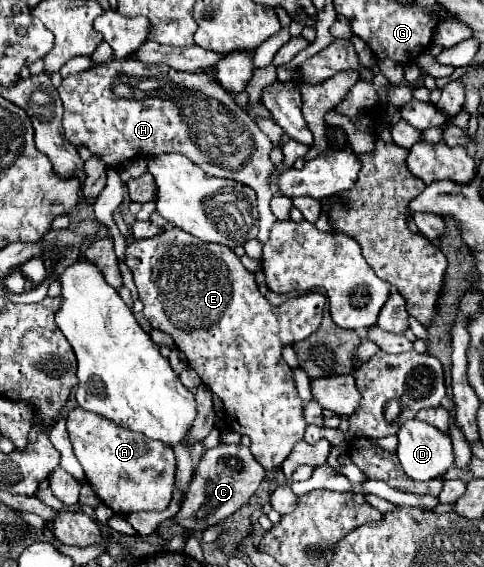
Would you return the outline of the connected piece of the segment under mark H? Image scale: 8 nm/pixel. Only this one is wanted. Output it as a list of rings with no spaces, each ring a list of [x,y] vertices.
[[[110,60],[90,70],[64,78],[62,84],[58,86],[58,96],[64,104],[66,138],[78,148],[82,146],[90,148],[90,152],[102,158],[106,166],[118,168],[120,164],[124,164],[126,160],[134,160],[136,156],[144,158],[166,152],[178,152],[188,156],[210,176],[230,178],[250,186],[258,196],[258,240],[262,244],[266,242],[268,230],[276,222],[276,216],[270,209],[270,198],[272,198],[270,180],[272,174],[276,172],[276,166],[270,162],[270,152],[274,144],[216,80],[210,80],[210,76],[206,74],[180,72],[164,64],[148,66],[138,60]]]

